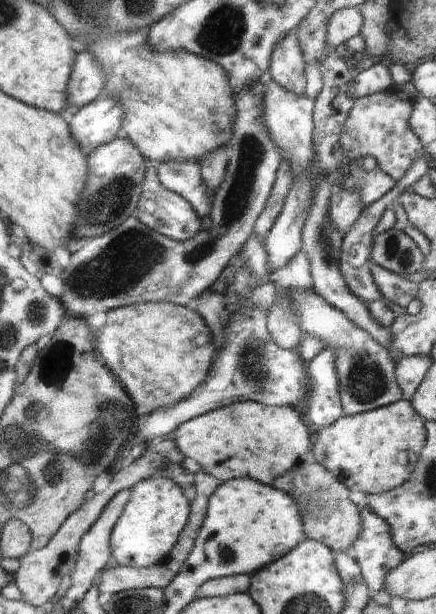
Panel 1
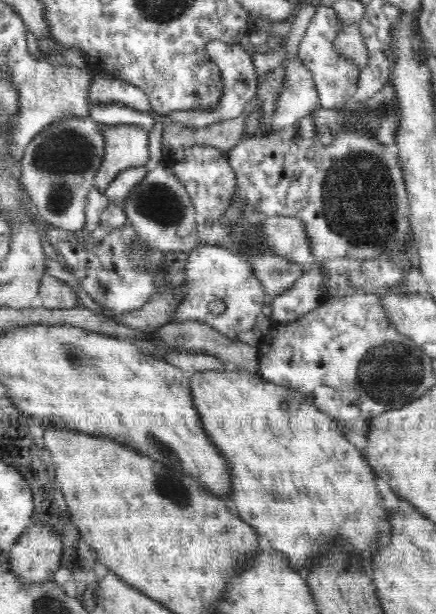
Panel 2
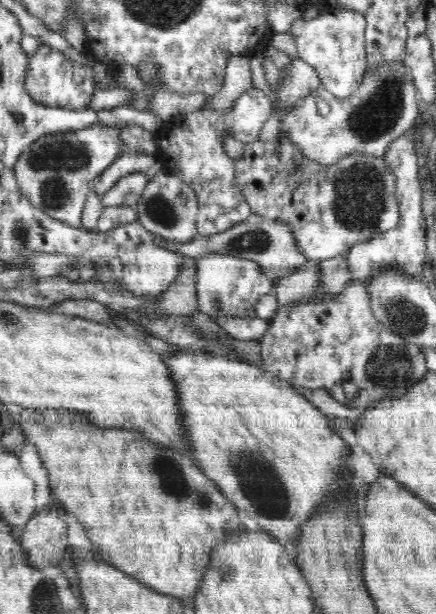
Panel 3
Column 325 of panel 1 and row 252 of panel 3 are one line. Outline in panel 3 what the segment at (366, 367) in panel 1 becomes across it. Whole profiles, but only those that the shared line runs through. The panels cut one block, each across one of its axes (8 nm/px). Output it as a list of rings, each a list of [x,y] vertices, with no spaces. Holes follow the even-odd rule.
[[[281,132],[268,142],[245,144],[242,158],[234,161],[236,185],[251,211],[289,224],[298,250],[308,261],[320,262],[348,252],[372,233],[398,226],[396,181],[383,157],[348,154],[326,166],[306,158]]]

